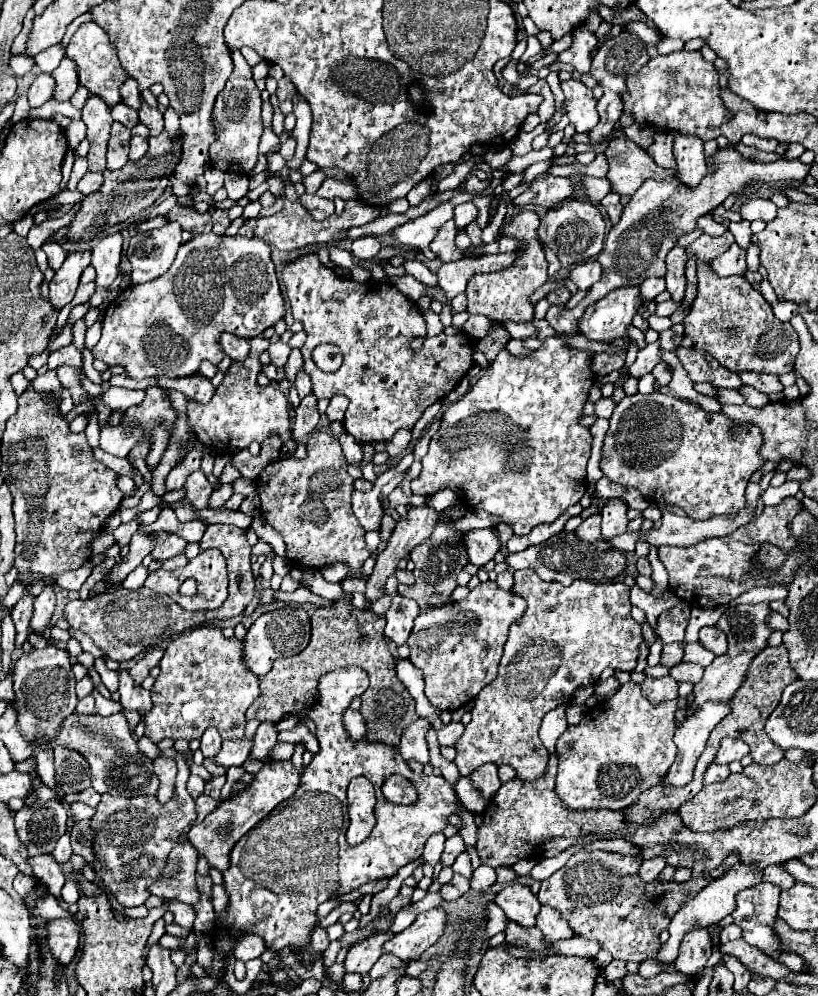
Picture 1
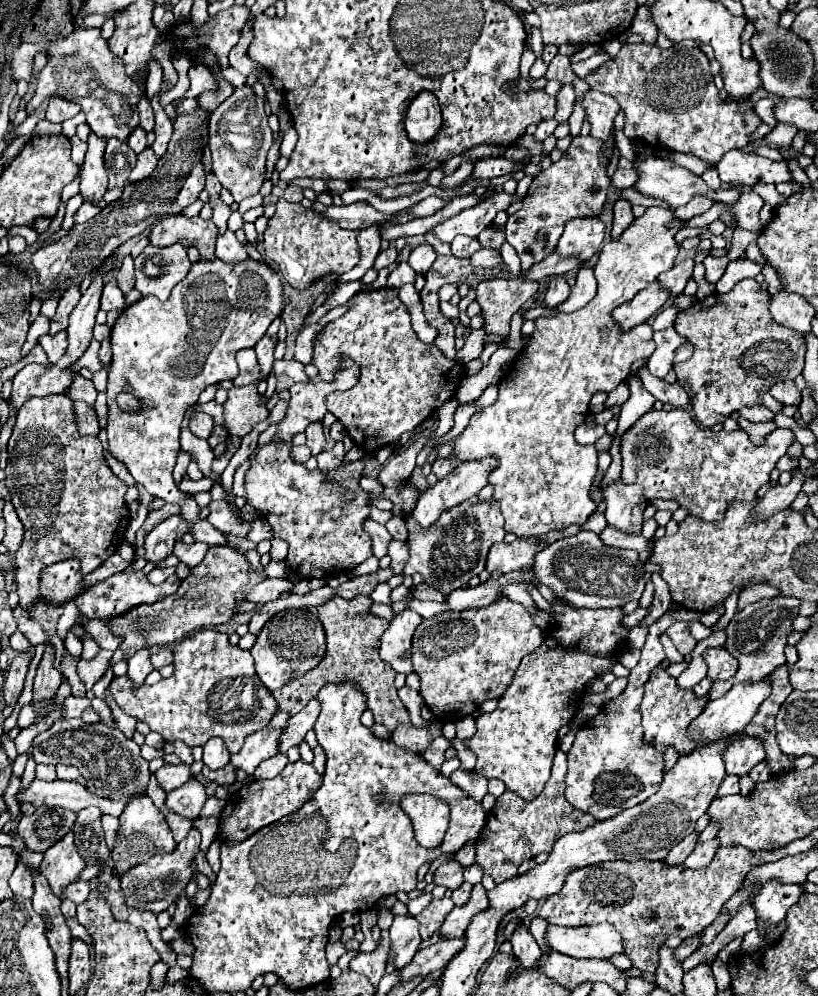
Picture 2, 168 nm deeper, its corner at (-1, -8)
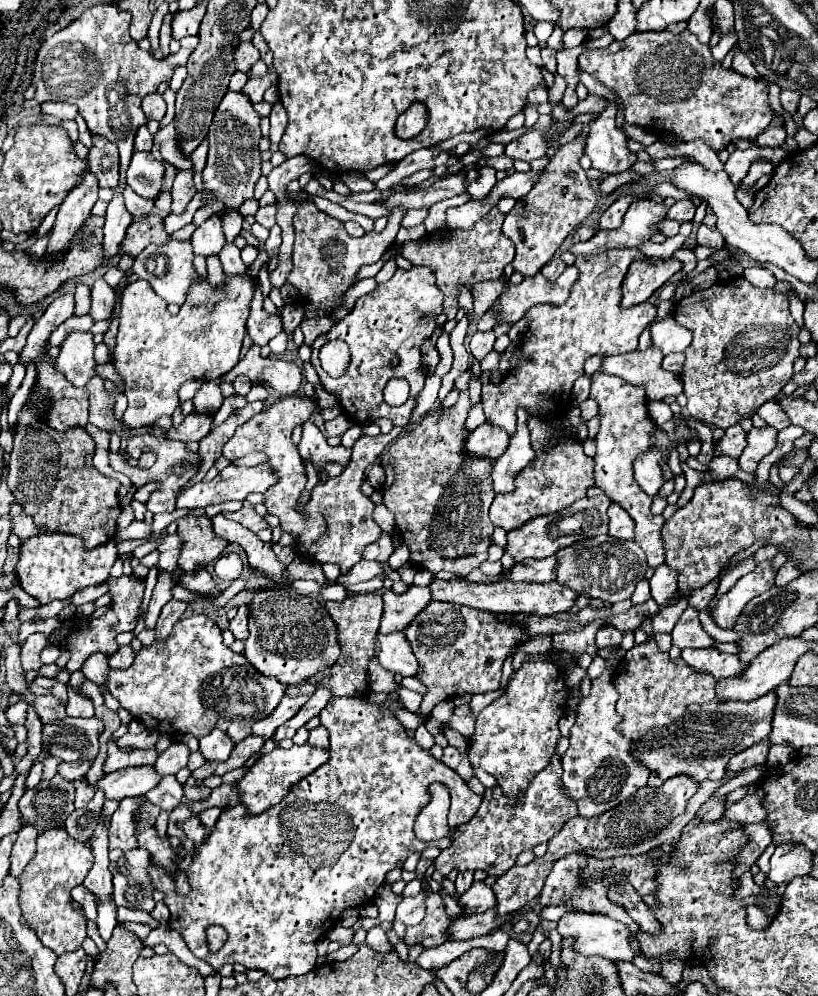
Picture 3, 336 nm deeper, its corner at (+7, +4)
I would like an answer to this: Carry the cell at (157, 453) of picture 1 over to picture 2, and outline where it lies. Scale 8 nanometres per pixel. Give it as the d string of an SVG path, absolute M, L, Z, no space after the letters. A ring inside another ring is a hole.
M199 260L191 266L187 278L175 286L171 298L167 302L159 302L155 296L143 296L137 304L123 310L115 328L111 330L111 348L113 360L107 382L107 406L109 406L109 450L111 454L127 466L129 474L155 498L163 498L165 502L179 504L183 510L183 518L189 520L191 532L197 542L205 542L209 546L229 546L227 538L215 530L207 520L199 520L199 506L193 496L181 492L173 482L175 456L179 452L179 432L181 422L189 406L193 406L201 394L211 384L219 384L223 380L235 380L239 374L239 366L235 354L243 348L253 348L259 338L267 332L269 324L283 312L283 286L279 274L255 260L225 264L221 260L205 262ZM121 392L129 392L141 402L141 410L135 414L123 412L117 406L117 396Z

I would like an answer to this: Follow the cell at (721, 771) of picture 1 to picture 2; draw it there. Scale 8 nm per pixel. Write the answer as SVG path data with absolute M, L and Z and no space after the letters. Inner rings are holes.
M725 776L721 788L719 788L719 796L729 796L729 794L739 794L739 778L737 776Z

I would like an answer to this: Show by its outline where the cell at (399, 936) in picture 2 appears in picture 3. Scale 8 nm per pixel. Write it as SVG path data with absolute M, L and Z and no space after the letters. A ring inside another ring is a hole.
M419 892L413 898L403 898L397 906L397 912L395 912L395 920L403 922L405 926L419 924L423 920L423 916L425 916L425 896L423 896L423 892Z

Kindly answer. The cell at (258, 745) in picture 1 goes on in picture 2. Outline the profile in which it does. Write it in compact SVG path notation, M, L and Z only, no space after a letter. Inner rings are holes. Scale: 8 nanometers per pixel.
M311 700L305 710L297 712L291 716L291 720L287 722L287 730L281 738L281 744L279 744L279 752L287 752L291 746L299 746L305 738L305 734L315 726L317 722L317 716L321 712L321 704L319 700Z

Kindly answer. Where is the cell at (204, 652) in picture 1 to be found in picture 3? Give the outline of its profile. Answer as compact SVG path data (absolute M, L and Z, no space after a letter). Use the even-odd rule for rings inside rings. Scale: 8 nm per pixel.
M189 616L181 618L165 642L153 642L149 648L141 648L135 662L125 668L109 668L107 688L111 696L131 712L145 728L157 730L161 734L171 734L181 722L181 732L189 732L195 738L209 734L213 728L223 730L233 742L241 742L251 734L251 726L267 718L279 704L285 686L279 680L265 678L247 662L243 654L235 654L229 646L223 644L219 626L207 616Z

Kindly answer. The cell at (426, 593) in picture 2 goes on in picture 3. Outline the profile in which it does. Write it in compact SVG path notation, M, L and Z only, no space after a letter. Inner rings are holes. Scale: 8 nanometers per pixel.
M455 578L451 580L433 580L429 584L431 596L441 602L455 602L455 604L465 604L473 606L479 610L489 610L489 612L525 612L525 614L539 614L539 616L551 616L555 612L567 612L573 606L573 600L577 598L577 592L573 592L567 586L561 586L559 582L545 582L545 584L535 584L535 582L497 582L497 584L473 584L467 582L465 578Z

